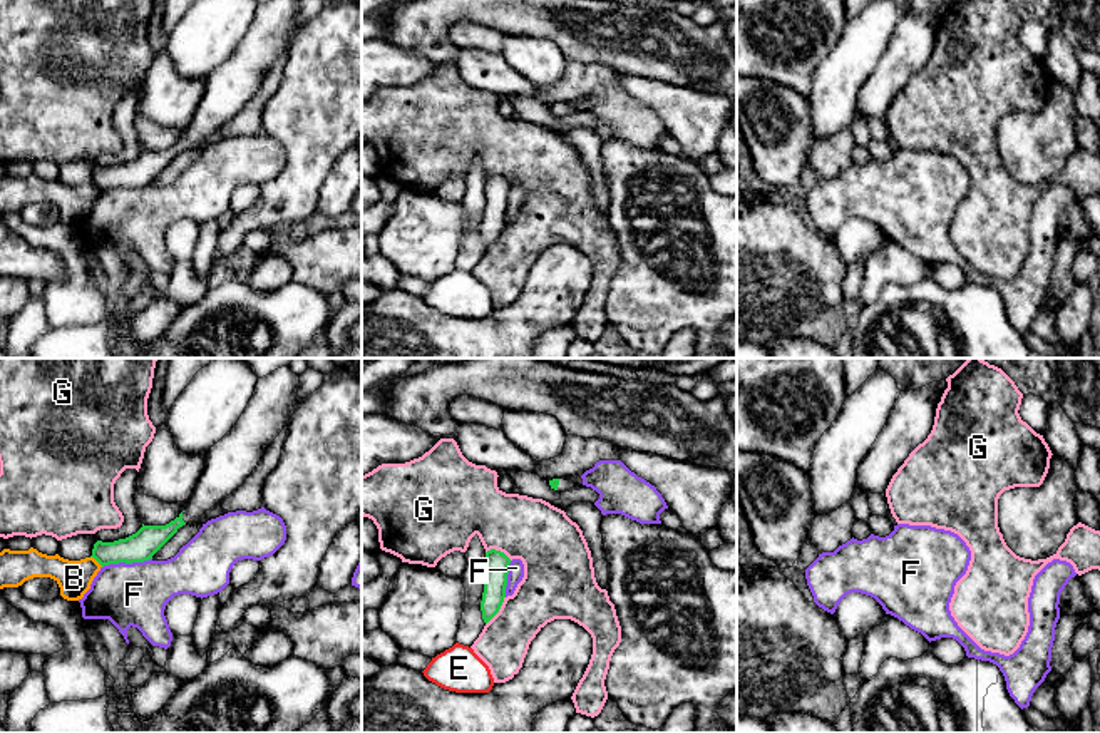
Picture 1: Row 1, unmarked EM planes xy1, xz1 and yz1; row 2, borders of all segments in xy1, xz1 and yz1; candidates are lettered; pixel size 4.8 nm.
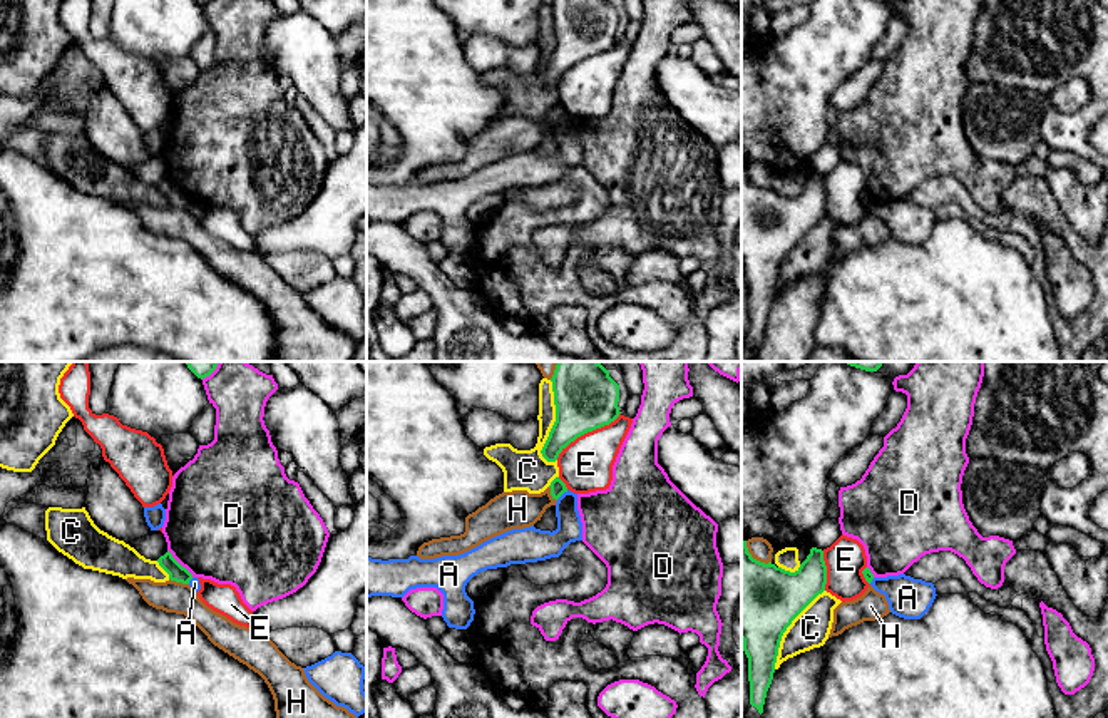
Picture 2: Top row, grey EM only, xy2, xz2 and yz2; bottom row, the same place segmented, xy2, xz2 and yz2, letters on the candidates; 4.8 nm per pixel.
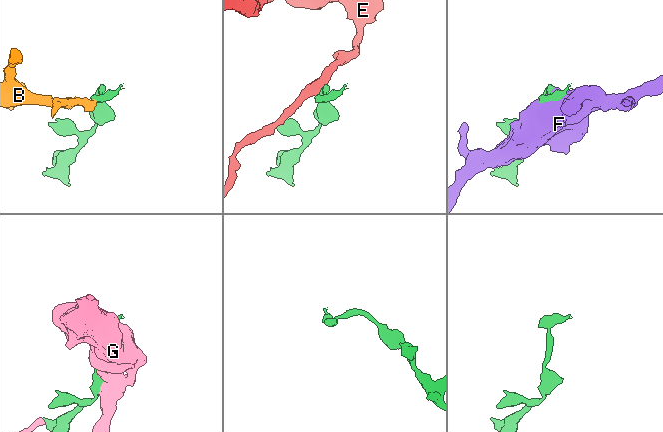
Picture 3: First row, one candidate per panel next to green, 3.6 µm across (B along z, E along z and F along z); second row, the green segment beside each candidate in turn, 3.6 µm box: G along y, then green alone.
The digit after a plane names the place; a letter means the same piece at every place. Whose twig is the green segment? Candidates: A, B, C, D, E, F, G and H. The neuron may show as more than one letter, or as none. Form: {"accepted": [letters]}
{"accepted": []}

